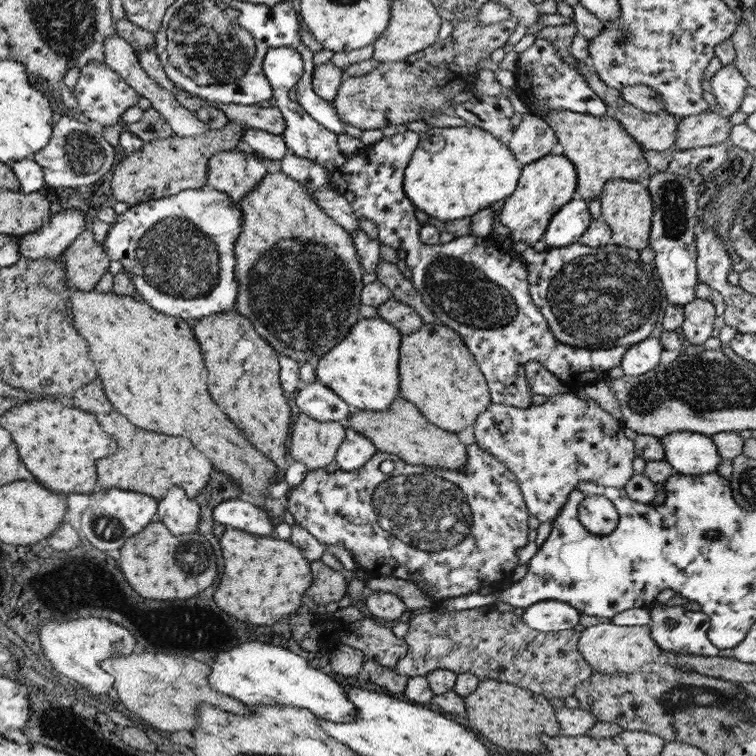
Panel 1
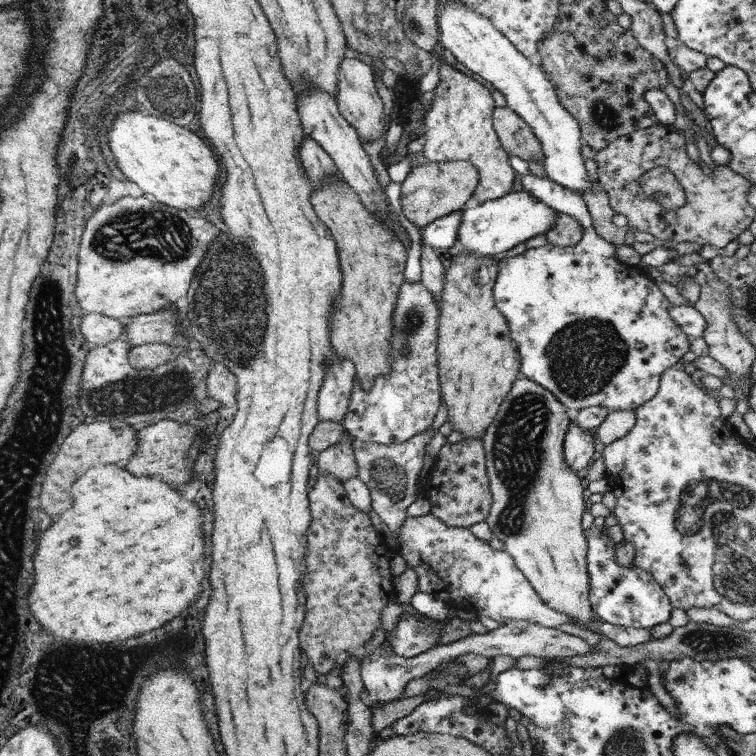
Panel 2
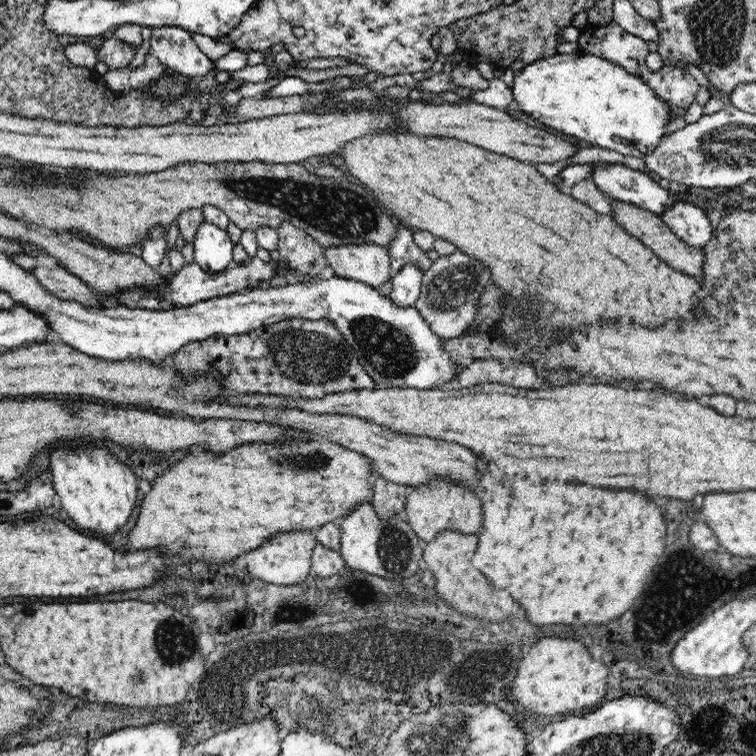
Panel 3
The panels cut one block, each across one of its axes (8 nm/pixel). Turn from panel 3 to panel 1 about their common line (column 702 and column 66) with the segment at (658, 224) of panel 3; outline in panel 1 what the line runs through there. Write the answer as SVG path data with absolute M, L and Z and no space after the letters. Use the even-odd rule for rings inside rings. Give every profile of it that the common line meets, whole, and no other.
M91 230L78 234L62 252L66 280L75 290L92 290L109 266L108 256L93 239Z

